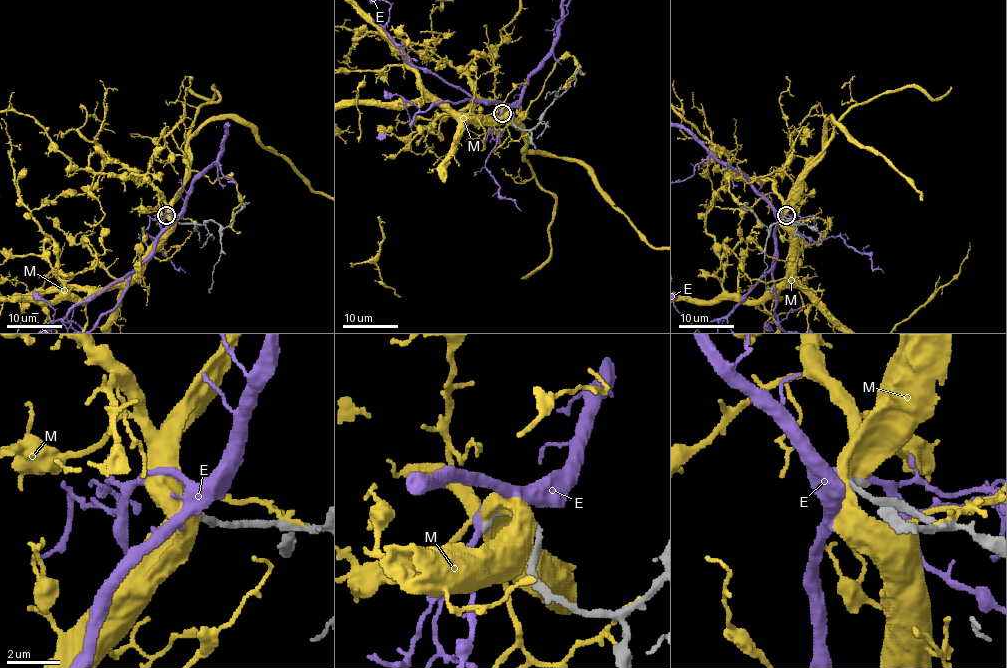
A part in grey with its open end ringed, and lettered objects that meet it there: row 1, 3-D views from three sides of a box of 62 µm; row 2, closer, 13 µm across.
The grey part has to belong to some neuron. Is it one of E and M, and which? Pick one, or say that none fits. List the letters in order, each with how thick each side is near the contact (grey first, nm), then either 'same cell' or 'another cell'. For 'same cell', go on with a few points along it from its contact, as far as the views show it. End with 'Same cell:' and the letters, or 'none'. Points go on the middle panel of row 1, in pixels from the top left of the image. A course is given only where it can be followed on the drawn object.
E: 200/280 nm | another cell
M: 280/750 nm | another cell
Same cell: none

